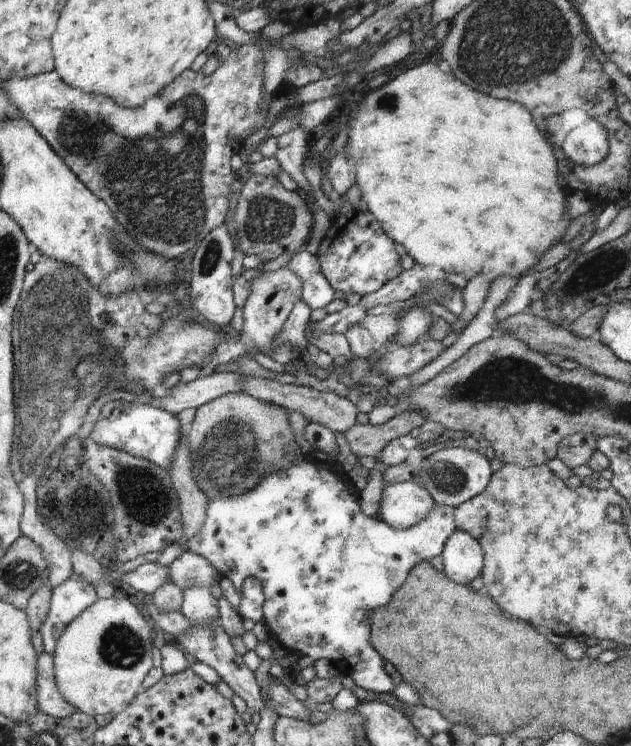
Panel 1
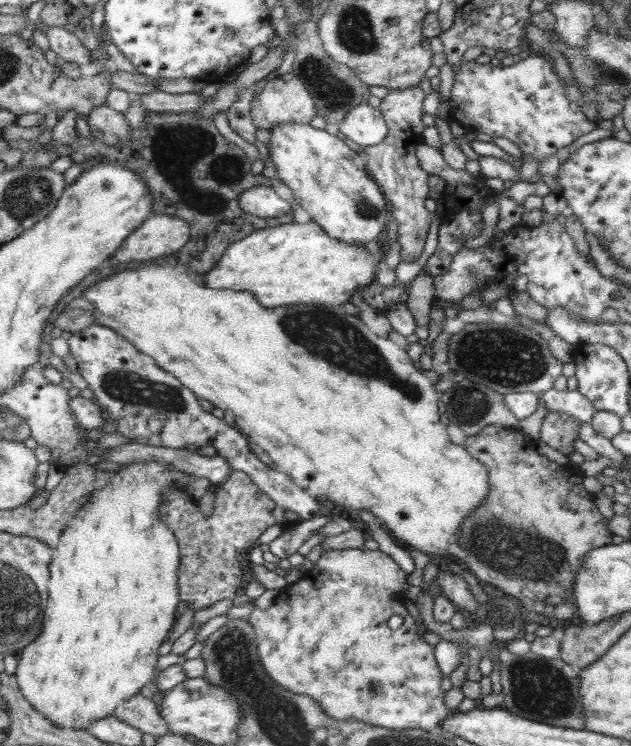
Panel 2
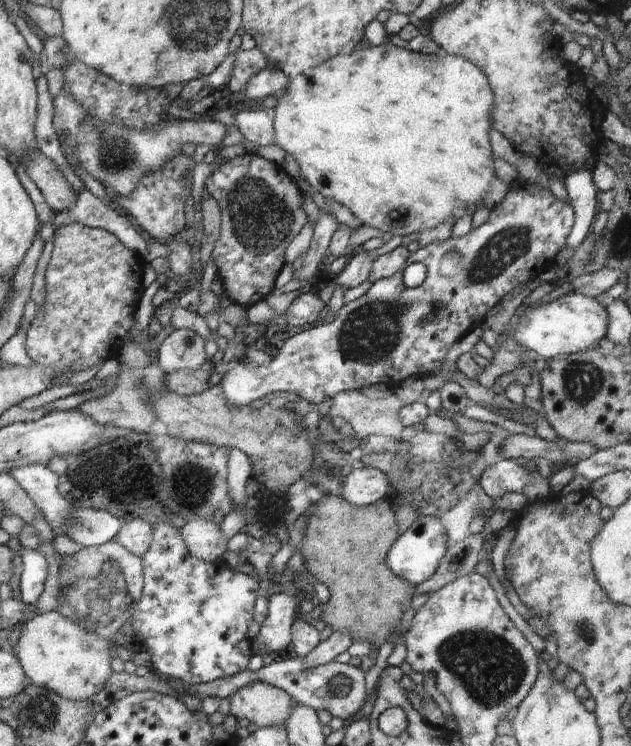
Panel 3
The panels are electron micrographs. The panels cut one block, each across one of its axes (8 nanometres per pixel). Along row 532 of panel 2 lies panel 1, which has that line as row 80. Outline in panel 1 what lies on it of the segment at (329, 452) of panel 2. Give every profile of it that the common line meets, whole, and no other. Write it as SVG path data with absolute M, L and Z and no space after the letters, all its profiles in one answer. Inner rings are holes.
M421 64L396 76L382 87L371 90L350 114L345 126L348 140L344 144L344 154L354 170L354 184L362 200L366 202L369 212L376 218L382 231L394 243L401 244L416 263L435 266L444 273L462 274L466 281L472 280L478 274L484 274L491 283L500 276L512 276L520 280L524 274L528 275L528 270L532 270L536 262L540 262L544 252L560 243L572 224L573 219L566 214L566 198L569 192L562 190L558 182L555 148L545 137L545 132L538 130L526 108L510 100L494 100L482 92L476 92L464 86L453 74L442 72L437 64Z

